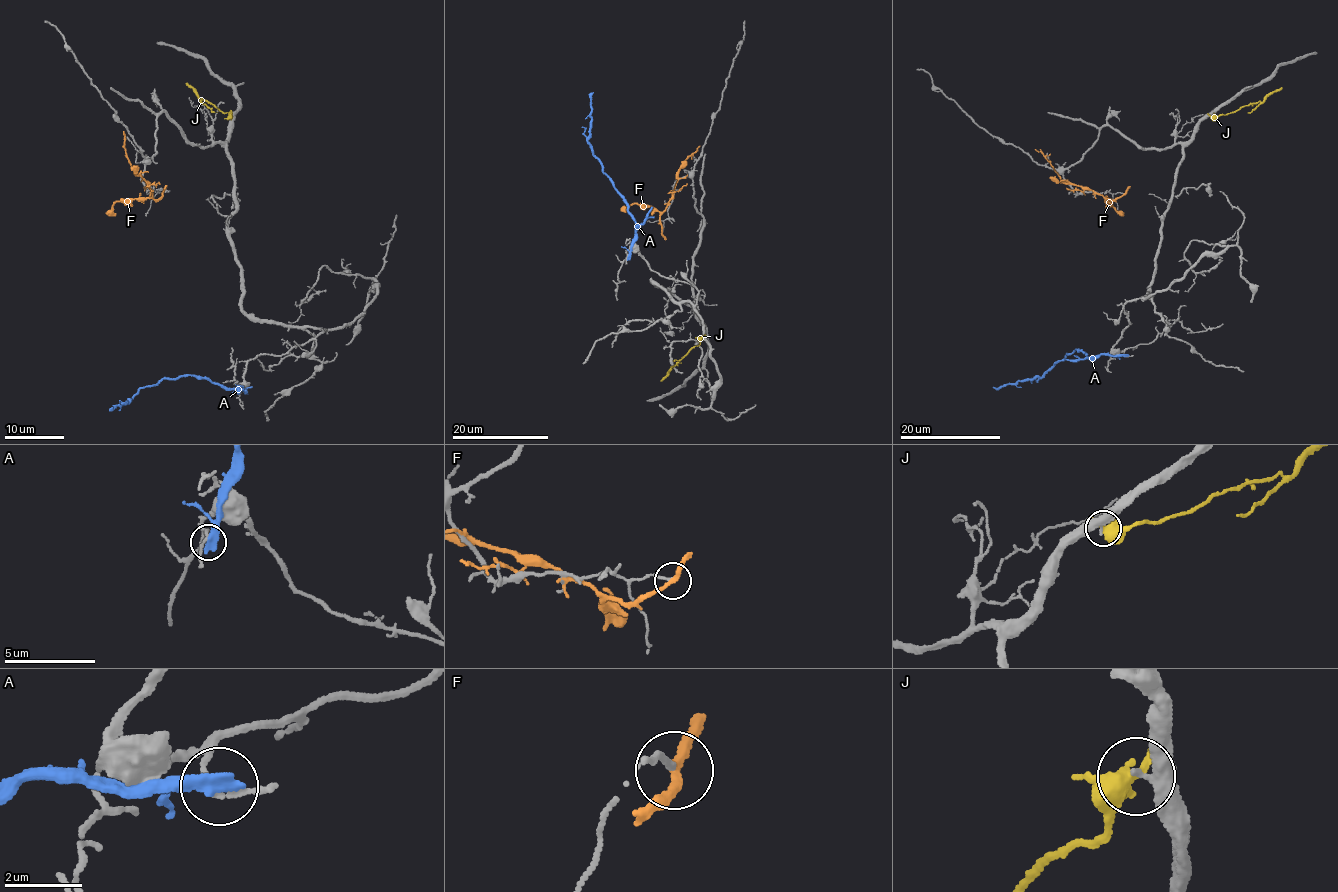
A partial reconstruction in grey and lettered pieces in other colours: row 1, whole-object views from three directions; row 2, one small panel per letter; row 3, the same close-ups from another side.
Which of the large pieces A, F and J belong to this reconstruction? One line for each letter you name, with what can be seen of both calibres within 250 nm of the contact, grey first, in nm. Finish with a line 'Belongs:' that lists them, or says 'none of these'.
Belongs: none of these

